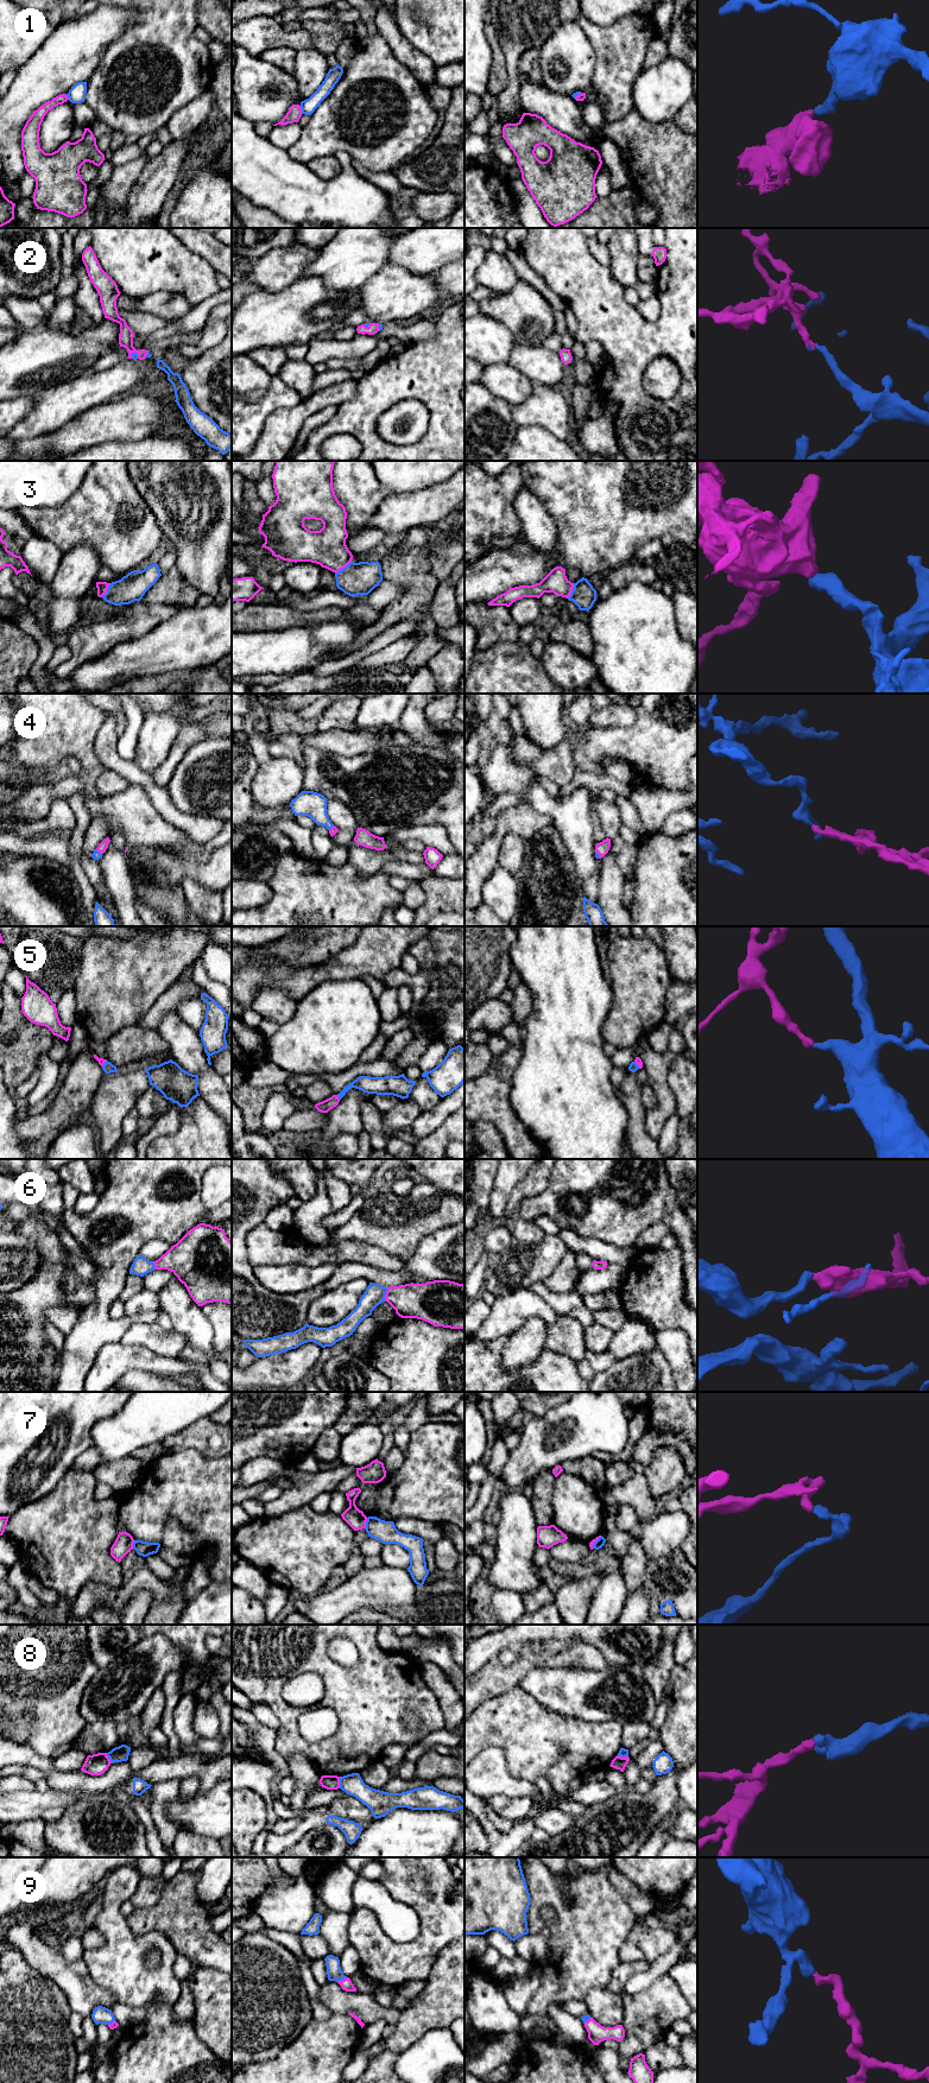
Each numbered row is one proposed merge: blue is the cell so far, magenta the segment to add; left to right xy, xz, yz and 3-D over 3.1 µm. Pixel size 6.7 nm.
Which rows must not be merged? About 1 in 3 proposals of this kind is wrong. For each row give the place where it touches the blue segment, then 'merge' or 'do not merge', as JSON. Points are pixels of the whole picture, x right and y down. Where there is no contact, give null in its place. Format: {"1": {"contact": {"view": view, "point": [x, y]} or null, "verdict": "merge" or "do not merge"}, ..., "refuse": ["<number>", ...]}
{"1": {"contact": {"view": "xz", "point": [302, 109]}, "verdict": "do not merge"}, "2": {"contact": {"view": "xy", "point": [136, 353]}, "verdict": "merge"}, "3": {"contact": {"view": "xz", "point": [343, 568]}, "verdict": "merge"}, "4": {"contact": {"view": "yz", "point": [598, 854]}, "verdict": "merge"}, "5": {"contact": {"view": "xz", "point": [339, 1097]}, "verdict": "merge"}, "6": {"contact": {"view": "xz", "point": [385, 1295]}, "verdict": "merge"}, "7": {"contact": {"view": "xz", "point": [366, 1523]}, "verdict": "do not merge"}, "8": {"contact": {"view": "xz", "point": [340, 1783]}, "verdict": "do not merge"}, "9": {"contact": {"view": "xz", "point": [341, 1980]}, "verdict": "merge"}, "refuse": ["1", "7", "8"]}

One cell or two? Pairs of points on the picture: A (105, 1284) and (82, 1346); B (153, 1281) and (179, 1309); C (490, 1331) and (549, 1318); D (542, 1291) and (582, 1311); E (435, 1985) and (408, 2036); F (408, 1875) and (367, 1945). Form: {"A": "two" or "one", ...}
{"A": "one", "B": "two", "C": "one", "D": "one", "E": "one", "F": "one"}

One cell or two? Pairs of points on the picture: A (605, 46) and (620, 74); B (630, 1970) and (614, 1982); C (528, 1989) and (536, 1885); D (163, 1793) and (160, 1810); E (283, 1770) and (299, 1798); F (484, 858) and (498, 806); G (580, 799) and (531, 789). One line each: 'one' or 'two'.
A: one
B: one
C: two
D: one
E: two
F: two
G: one

